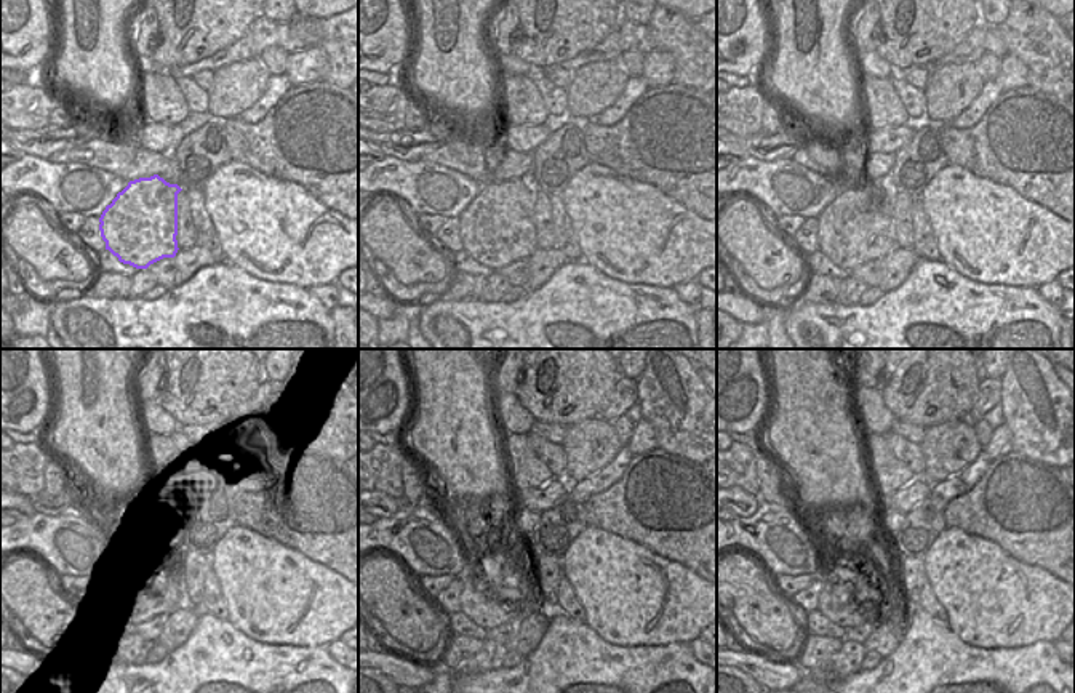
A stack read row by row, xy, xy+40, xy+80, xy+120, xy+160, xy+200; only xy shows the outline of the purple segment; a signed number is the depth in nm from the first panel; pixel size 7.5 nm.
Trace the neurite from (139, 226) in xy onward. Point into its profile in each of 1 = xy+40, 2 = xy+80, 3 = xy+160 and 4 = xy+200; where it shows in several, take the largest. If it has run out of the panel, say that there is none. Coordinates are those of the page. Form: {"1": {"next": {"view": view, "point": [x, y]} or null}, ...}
{"1": {"next": {"view": "xy+40", "point": [496, 229]}}, "2": {"next": {"view": "xy+80", "point": [858, 226]}}, "3": {"next": {"view": "xy+160", "point": [487, 612]}}, "4": {"next": {"view": "xy+200", "point": [829, 604]}}}

